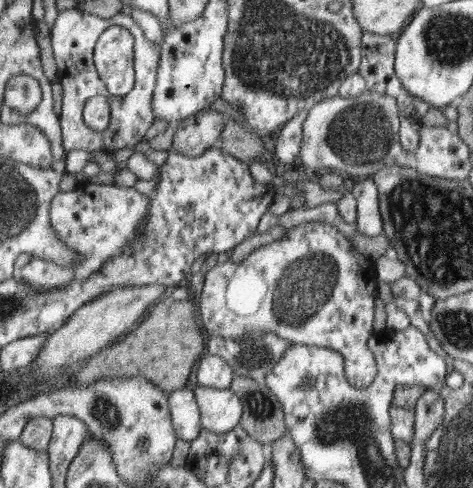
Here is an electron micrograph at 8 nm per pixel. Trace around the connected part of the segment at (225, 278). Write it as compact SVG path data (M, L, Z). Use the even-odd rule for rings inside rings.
M308 222L302 223L292 229L288 229L288 234L280 240L272 242L267 246L260 247L259 250L252 252L244 261L235 264L232 260L224 264L220 264L206 276L204 281L204 288L202 288L202 296L198 298L198 306L200 306L200 323L204 323L204 332L208 336L218 335L225 339L243 338L249 336L252 331L268 331L276 333L280 338L290 341L290 344L302 343L305 345L316 345L317 347L336 349L336 352L343 353L346 358L346 376L347 380L357 389L364 388L370 385L377 375L377 364L375 362L372 350L368 347L368 339L373 333L373 318L375 314L375 301L377 298L378 276L375 270L375 262L367 258L359 250L356 250L338 230L336 227L326 223Z

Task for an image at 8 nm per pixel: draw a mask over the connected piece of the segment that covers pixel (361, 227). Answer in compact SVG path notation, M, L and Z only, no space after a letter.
M360 178L353 186L357 202L358 232L370 238L380 237L383 233L383 220L378 210L378 188L372 178Z

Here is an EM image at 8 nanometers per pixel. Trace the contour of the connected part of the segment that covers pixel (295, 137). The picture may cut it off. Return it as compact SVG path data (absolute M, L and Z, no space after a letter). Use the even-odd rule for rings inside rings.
M308 109L300 111L295 118L290 119L276 140L274 155L278 158L279 168L282 169L286 165L296 164L302 148L302 124L308 116Z

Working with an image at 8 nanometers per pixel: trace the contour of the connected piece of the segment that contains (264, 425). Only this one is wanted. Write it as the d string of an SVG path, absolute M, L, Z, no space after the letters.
M234 376L230 389L240 397L244 407L239 425L256 440L269 444L286 434L282 403L264 382Z

